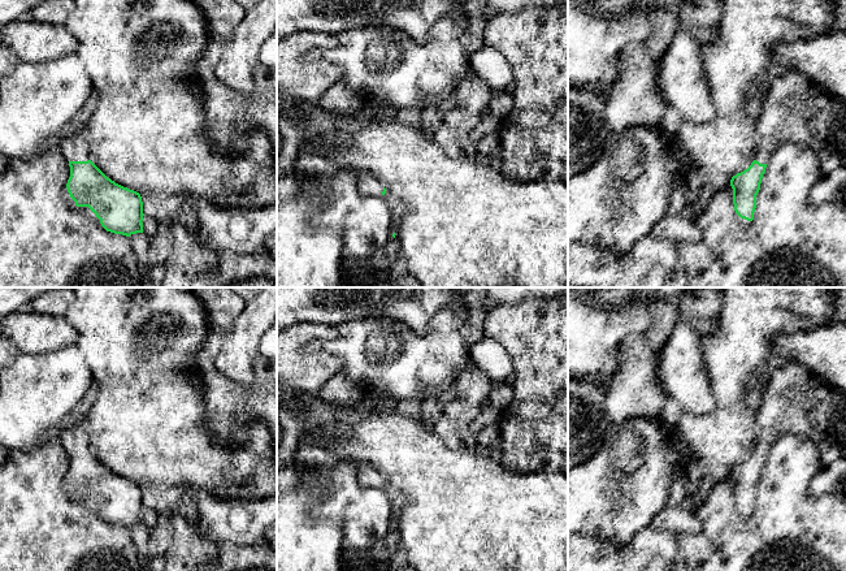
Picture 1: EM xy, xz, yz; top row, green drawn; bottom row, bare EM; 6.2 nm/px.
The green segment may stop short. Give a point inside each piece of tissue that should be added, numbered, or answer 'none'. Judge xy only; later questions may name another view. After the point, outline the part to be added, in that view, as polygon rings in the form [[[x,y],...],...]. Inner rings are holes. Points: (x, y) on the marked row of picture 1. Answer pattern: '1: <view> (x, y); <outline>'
1: xy (74, 147); [[[87,124],[79,126],[68,137],[60,137],[58,147],[68,163],[91,160],[88,153]]]

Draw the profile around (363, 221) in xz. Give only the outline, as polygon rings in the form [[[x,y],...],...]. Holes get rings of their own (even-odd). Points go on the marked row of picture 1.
[[[338,168],[333,176],[299,173],[299,178],[317,186],[324,195],[312,222],[340,233],[340,264],[370,258],[385,245],[389,237],[389,207],[381,196],[359,193],[359,170]]]

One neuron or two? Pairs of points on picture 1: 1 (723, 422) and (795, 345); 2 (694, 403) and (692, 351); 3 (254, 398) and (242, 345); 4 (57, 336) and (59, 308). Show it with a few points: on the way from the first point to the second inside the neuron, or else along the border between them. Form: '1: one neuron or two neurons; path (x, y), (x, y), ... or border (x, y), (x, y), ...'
1: two neurons; border (785, 334), (773, 338), (771, 357), (767, 360)
2: one neuron; path (692, 390), (692, 364)
3: two neurons; border (257, 354), (248, 384), (222, 375)
4: two neurons; border (29, 308), (37, 312), (63, 316)

